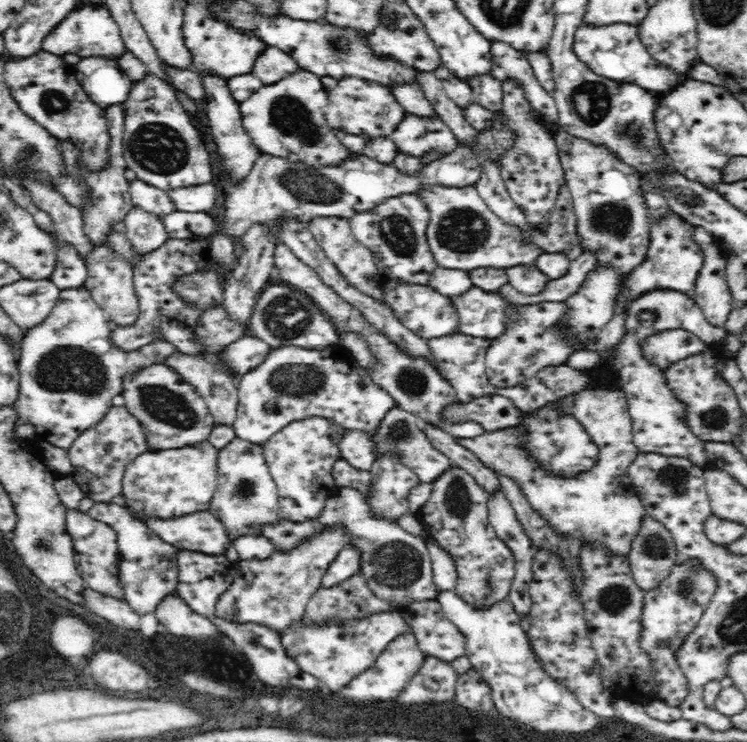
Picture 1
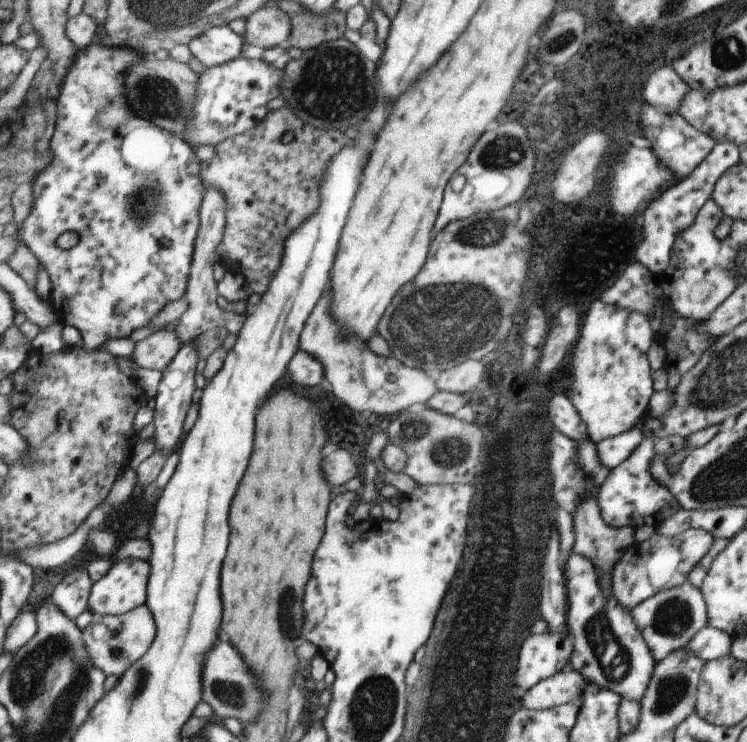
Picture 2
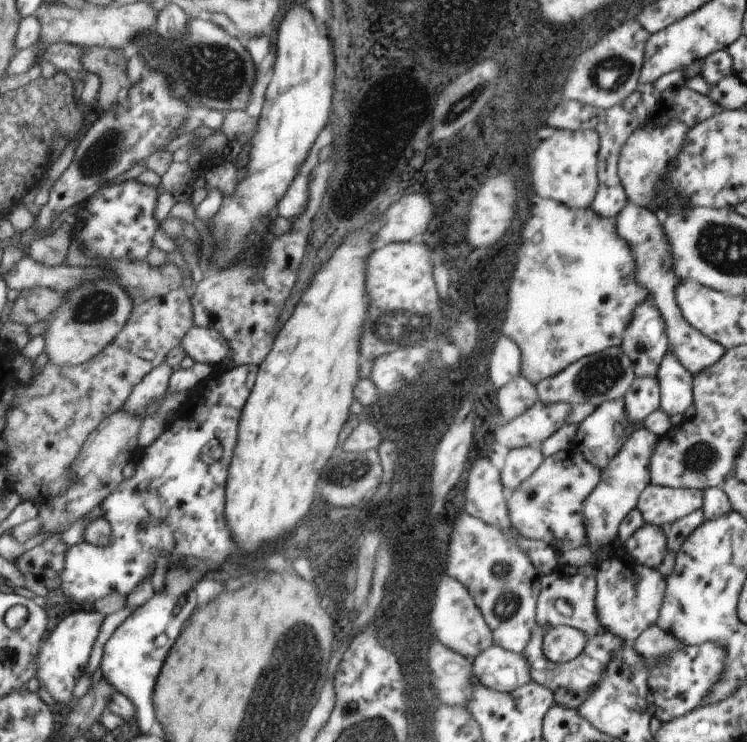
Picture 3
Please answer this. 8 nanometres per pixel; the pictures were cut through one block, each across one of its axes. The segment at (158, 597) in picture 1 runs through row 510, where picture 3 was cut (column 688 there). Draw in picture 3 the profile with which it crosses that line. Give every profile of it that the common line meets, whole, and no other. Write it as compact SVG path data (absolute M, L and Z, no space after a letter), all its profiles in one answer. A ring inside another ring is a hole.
M675 88L675 90L665 90L659 96L657 102L659 110L647 120L649 130L655 126L665 126L669 120L681 120L689 130L721 112L725 112L723 106L717 102L709 100L707 96L701 96L689 88Z

